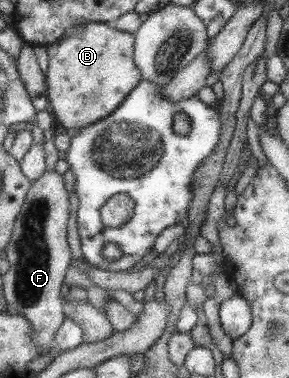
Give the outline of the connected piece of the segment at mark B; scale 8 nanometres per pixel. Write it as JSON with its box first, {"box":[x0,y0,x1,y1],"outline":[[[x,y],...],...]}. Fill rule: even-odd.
{"box":[45,22,141,129],"outline":[[[88,22],[85,24],[80,24],[72,26],[69,29],[65,30],[64,36],[60,37],[53,45],[46,46],[46,54],[48,55],[47,59],[47,70],[45,75],[45,87],[46,87],[46,96],[54,118],[60,122],[60,126],[63,126],[65,129],[81,129],[94,124],[95,122],[101,121],[102,118],[108,117],[108,114],[112,114],[116,110],[116,106],[129,96],[128,92],[132,92],[136,88],[137,84],[141,80],[140,70],[137,69],[136,63],[132,62],[132,34],[127,33],[126,31],[120,31],[116,27],[110,26],[110,24],[102,22]]]}

